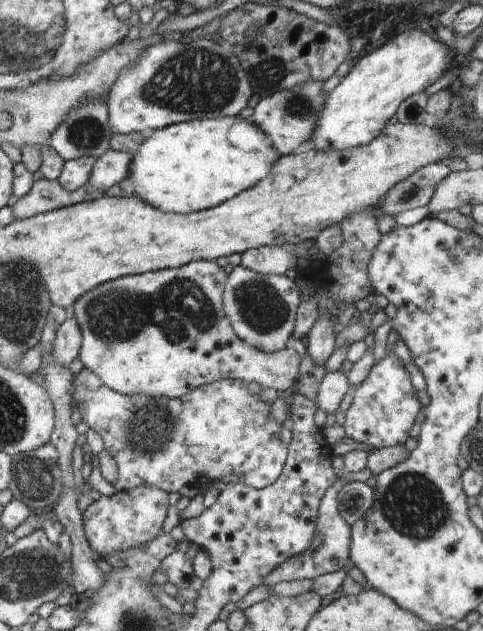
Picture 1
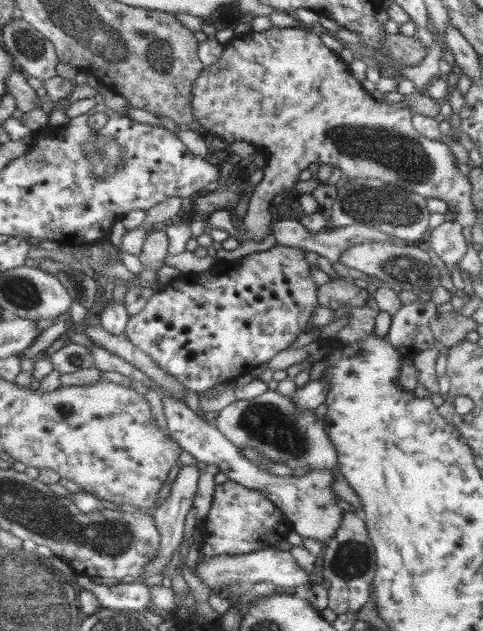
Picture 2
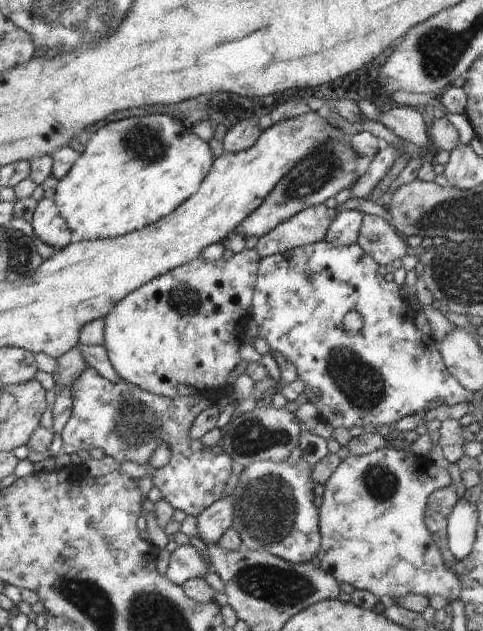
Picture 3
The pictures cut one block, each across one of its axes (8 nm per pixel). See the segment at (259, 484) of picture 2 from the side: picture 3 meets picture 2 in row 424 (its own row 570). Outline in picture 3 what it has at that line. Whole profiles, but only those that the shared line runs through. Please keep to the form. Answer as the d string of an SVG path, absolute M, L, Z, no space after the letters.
M196 543L180 545L171 552L165 576L179 587L190 579L202 579L210 573L211 562L207 560L208 556L206 549Z

